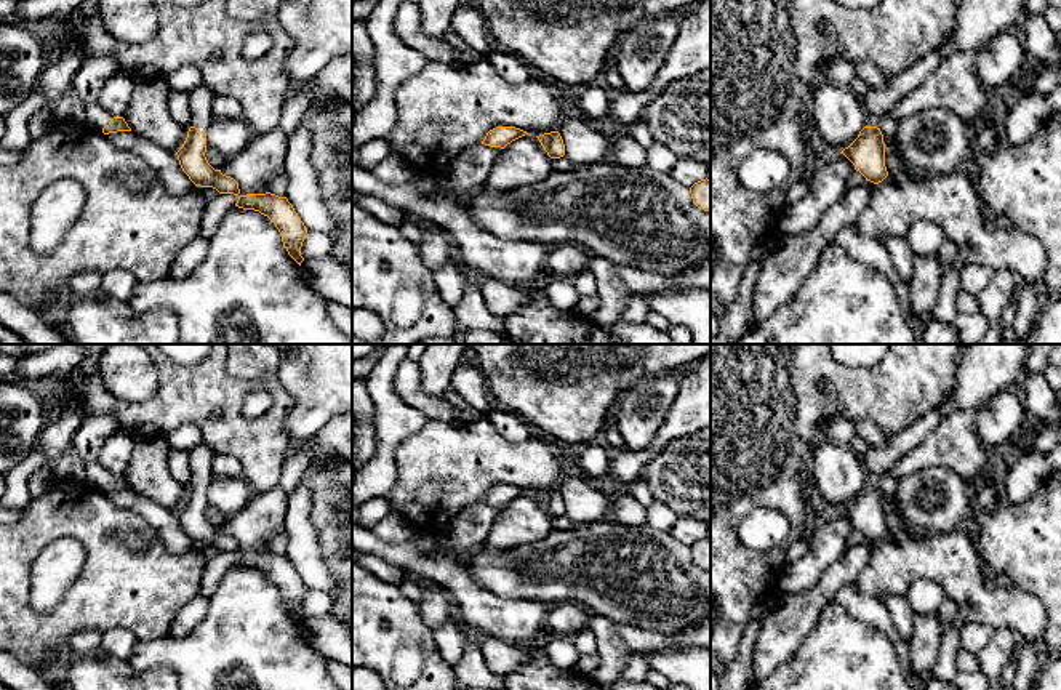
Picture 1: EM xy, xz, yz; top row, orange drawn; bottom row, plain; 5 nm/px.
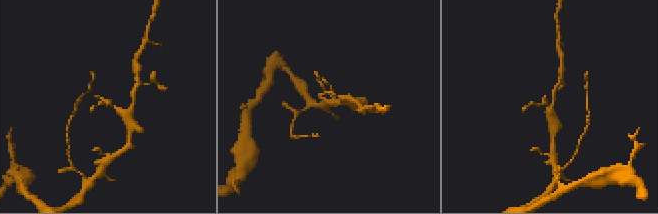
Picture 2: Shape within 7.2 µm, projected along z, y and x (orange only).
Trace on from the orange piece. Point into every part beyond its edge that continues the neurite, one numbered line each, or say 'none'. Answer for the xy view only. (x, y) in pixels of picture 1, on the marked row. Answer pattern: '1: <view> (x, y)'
1: xy (200, 100)
2: xy (96, 117)

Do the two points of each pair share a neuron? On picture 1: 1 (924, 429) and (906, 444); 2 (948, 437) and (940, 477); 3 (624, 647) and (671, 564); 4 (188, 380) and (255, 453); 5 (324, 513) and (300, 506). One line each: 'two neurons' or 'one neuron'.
1: one neuron
2: two neurons
3: two neurons
4: one neuron
5: two neurons

